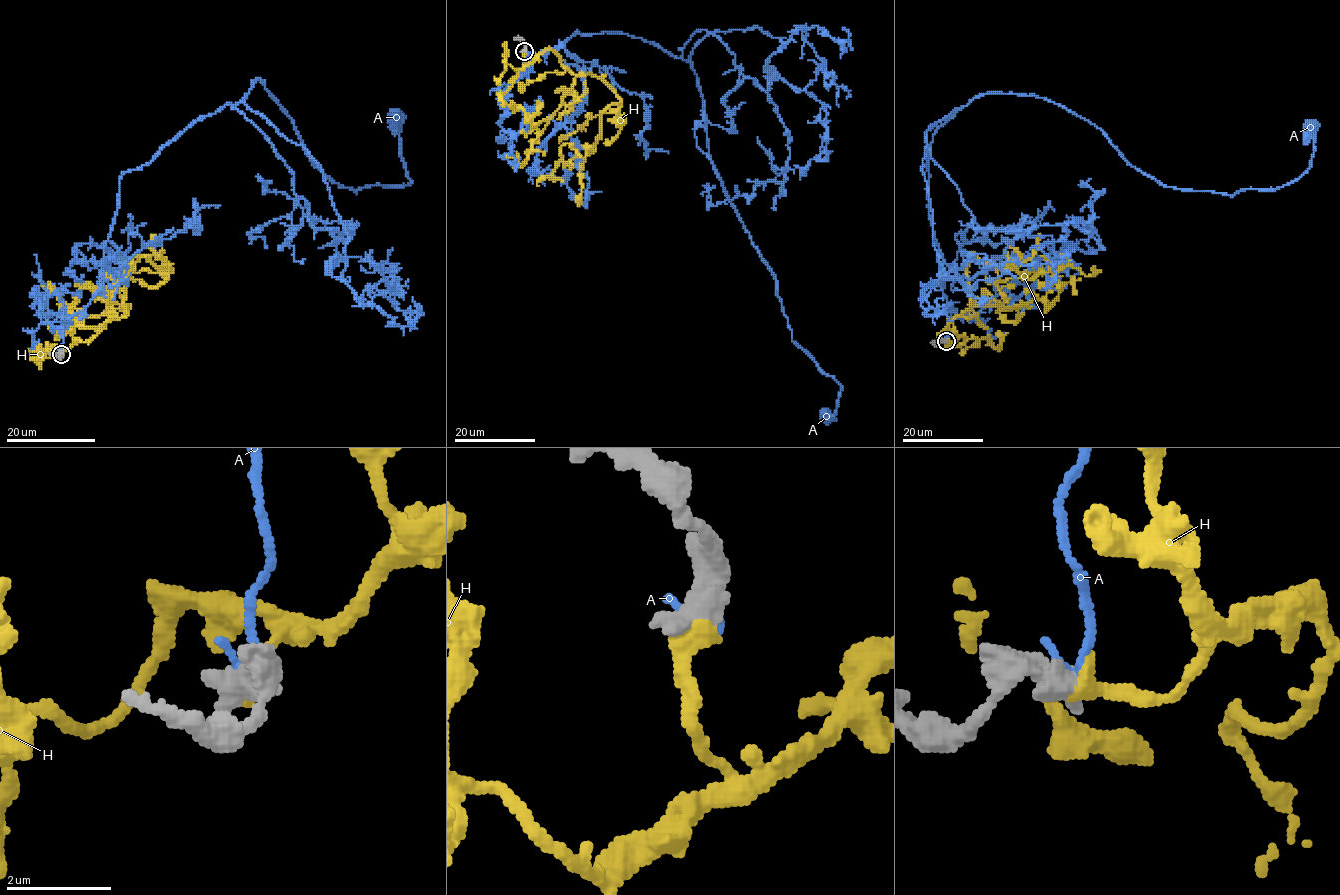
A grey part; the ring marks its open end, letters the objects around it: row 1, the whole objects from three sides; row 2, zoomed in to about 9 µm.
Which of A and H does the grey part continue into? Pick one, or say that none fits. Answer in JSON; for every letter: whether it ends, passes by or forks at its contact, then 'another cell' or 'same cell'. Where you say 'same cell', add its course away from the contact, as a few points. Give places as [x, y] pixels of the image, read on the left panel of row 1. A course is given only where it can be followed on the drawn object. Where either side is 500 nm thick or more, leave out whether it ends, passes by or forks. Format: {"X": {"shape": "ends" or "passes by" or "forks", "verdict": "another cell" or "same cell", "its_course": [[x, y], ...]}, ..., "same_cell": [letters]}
{"A": {"verdict": "another cell"}, "H": {"verdict": "same cell", "its_course": [[61, 353], [124, 313], [126, 268], [135, 256], [168, 269], [150, 286], [129, 277], [99, 288], [122, 298]]}, "same_cell": ["H"]}

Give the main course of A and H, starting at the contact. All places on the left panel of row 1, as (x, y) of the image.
A: (61, 352), (103, 284), (120, 177), (196, 121), (261, 79), (356, 191), (410, 182), (398, 117)
H: (61, 353), (124, 313), (126, 268), (135, 256), (168, 269), (150, 286), (129, 277), (99, 288), (122, 298)

